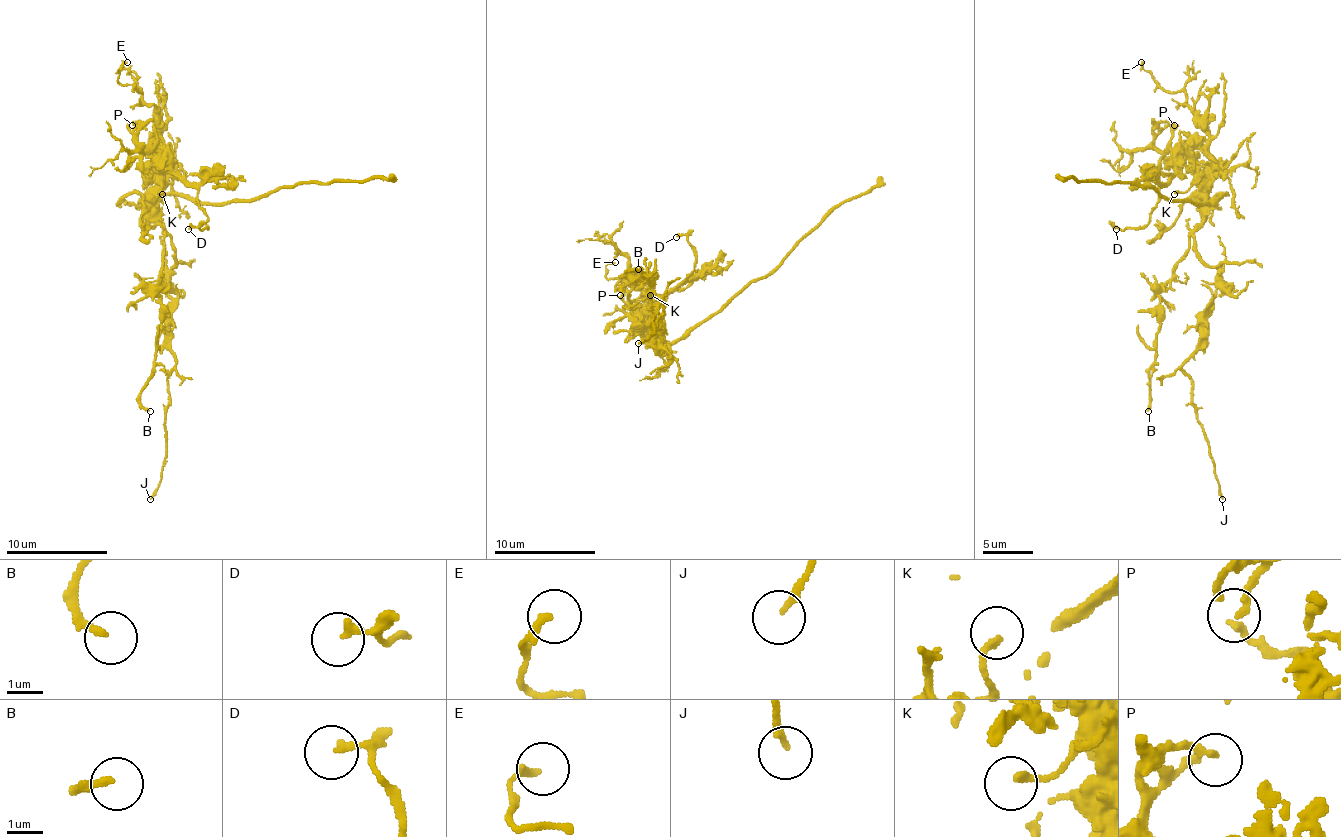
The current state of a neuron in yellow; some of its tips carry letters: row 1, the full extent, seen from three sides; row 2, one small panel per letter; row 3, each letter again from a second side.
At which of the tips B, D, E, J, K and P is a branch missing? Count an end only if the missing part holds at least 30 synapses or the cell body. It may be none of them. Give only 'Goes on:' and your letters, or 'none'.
Goes on: none

